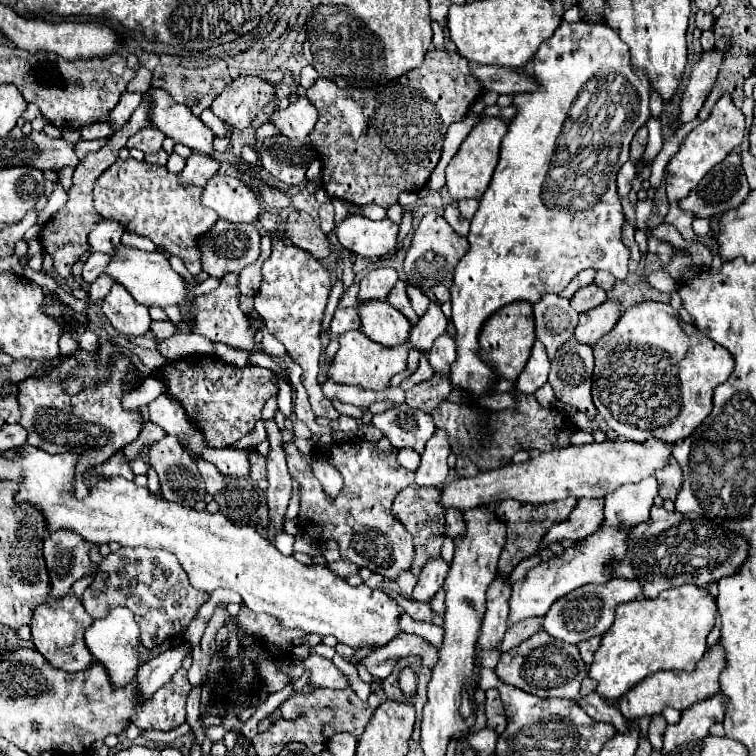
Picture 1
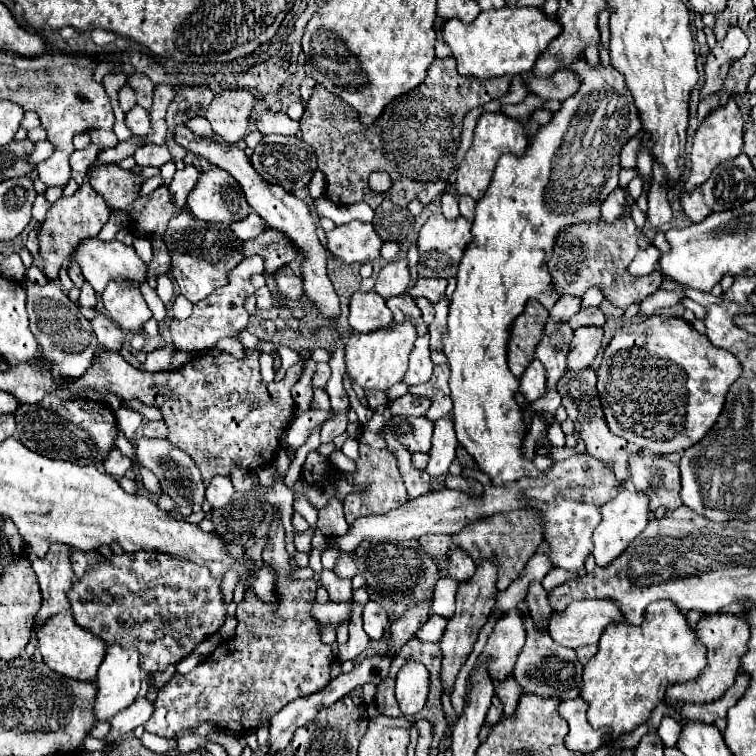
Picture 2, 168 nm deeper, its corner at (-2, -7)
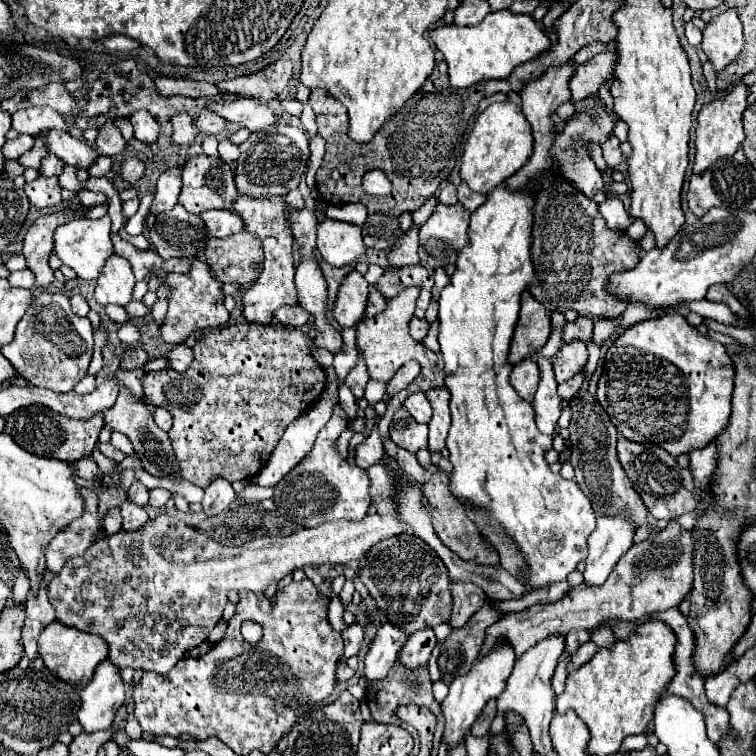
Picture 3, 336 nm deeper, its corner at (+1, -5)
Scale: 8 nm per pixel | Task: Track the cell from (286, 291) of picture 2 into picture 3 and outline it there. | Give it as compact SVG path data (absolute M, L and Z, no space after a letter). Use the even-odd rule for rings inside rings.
M295 189L283 197L275 197L275 199L237 197L237 201L231 207L231 211L243 219L243 231L253 233L257 239L261 239L263 253L265 253L263 271L261 271L257 283L253 283L249 289L241 291L241 299L243 299L241 315L247 323L269 325L273 321L271 313L275 309L279 309L281 305L297 303L297 291L295 291L295 283L293 283L295 267L293 267L293 253L291 253L293 233L291 233L291 223L289 223L289 211L301 211L301 209L303 209L303 197L301 197L299 189Z

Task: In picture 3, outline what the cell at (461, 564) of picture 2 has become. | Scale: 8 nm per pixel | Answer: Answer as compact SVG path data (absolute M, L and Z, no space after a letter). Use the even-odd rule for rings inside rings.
M451 581L451 595L453 595L453 615L451 615L449 625L453 629L463 627L469 621L469 617L475 611L479 611L487 601L483 589L473 583Z

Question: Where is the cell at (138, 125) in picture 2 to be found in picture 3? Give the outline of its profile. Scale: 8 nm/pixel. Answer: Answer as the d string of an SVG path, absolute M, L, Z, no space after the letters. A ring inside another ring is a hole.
M137 111L129 119L131 119L133 127L135 127L135 137L139 141L147 141L147 143L155 143L157 141L159 123L157 123L157 119L149 111Z

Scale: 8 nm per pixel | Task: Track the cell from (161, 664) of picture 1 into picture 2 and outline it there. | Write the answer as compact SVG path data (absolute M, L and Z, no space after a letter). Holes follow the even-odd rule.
M146 697L136 699L130 707L118 711L118 713L110 719L112 729L110 729L110 735L108 735L106 739L108 739L108 741L116 741L116 739L120 739L124 733L134 731L138 725L144 725L144 723L150 719L152 711L154 711L154 705L152 705Z

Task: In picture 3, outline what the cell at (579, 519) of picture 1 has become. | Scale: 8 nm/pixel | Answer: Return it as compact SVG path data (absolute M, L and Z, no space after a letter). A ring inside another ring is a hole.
M487 599L485 607L479 609L479 611L469 619L469 623L467 623L463 629L451 631L449 637L447 637L443 643L437 643L437 645L435 645L435 649L433 649L433 653L431 653L431 659L429 659L429 677L431 677L431 681L443 681L445 685L449 685L455 677L465 675L465 673L471 669L473 661L477 659L477 655L479 655L479 651L481 651L481 645L483 645L483 639L485 639L485 629L487 629L489 625L493 625L493 623L501 617L501 613L493 609L493 603L495 603L493 599Z

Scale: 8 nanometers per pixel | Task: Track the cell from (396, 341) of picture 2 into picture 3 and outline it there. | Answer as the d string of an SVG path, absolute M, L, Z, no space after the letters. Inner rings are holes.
M407 287L403 289L399 295L391 297L387 301L385 311L381 311L379 315L371 317L371 319L363 319L357 325L357 345L361 347L363 355L365 355L365 363L369 369L369 377L375 381L389 381L397 369L407 363L407 361L421 361L423 365L431 365L431 371L423 371L425 377L435 375L435 385L443 385L443 359L441 353L433 353L431 349L427 349L423 343L415 341L409 335L409 321L413 317L415 311L415 301L419 297L421 287Z

